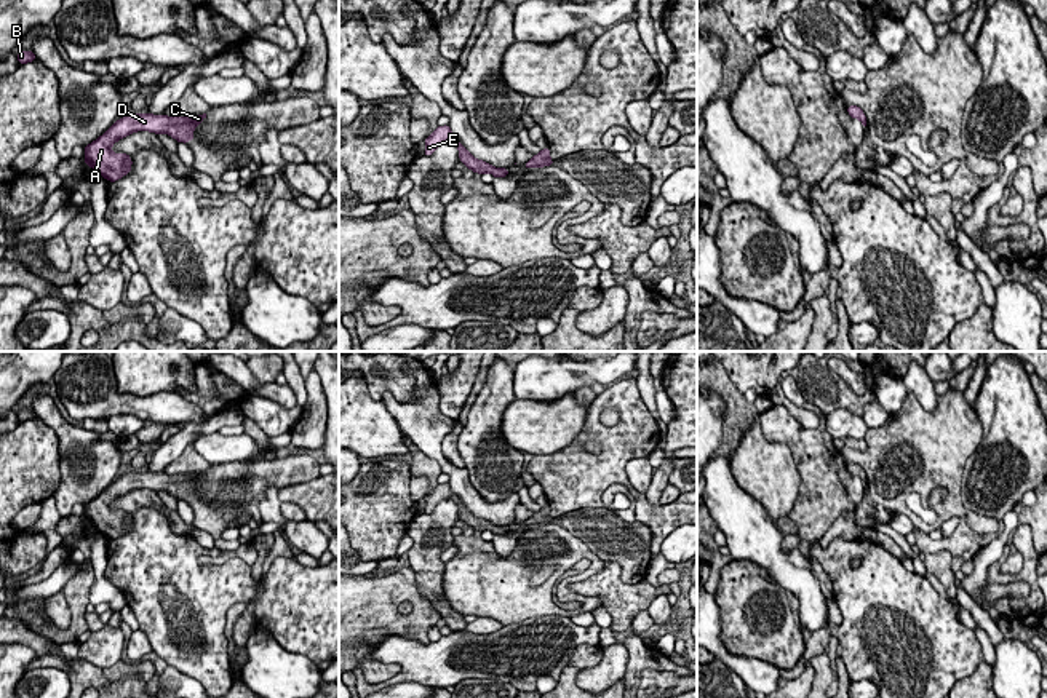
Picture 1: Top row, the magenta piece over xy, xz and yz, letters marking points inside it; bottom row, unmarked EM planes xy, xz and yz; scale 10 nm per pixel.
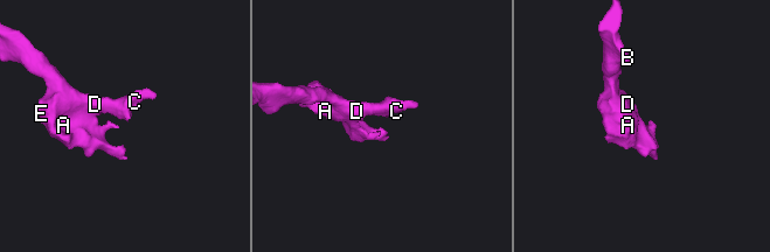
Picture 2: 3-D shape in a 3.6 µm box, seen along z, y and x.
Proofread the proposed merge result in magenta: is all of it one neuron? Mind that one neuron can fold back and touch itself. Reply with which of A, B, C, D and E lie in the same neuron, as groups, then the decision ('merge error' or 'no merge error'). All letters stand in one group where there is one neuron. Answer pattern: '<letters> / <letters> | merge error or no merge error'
A B C D E | no merge error

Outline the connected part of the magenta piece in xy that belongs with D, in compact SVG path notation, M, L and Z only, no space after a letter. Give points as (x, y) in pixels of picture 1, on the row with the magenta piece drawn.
M131 113L115 121L101 137L85 145L85 163L109 182L115 182L131 173L131 157L112 153L112 145L136 131L165 133L177 142L189 144L195 137L193 128L201 125L206 113L197 117L166 117L152 113Z

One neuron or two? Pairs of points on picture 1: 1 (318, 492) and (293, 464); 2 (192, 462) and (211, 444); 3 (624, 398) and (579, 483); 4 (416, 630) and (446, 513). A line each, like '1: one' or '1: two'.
1: two
2: two
3: one
4: two

